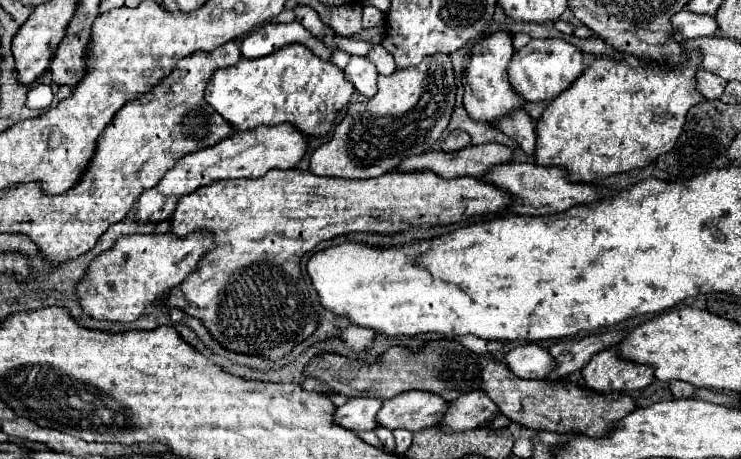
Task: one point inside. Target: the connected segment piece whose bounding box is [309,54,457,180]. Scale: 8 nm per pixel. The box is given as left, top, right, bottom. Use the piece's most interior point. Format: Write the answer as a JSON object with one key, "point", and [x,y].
{"point":[412,107]}

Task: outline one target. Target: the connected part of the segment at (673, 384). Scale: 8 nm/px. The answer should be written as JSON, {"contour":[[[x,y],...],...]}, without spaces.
{"contour":[[[671,380],[669,382],[669,388],[671,388],[671,392],[675,394],[675,398],[689,398],[697,388],[691,388],[689,384],[685,384],[685,382],[681,382],[681,380]]]}

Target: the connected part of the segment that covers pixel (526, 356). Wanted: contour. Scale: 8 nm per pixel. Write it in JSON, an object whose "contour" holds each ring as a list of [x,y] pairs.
{"contour":[[[525,344],[513,348],[505,356],[505,362],[513,370],[513,374],[527,380],[545,380],[547,374],[551,374],[557,366],[555,358],[539,344]]]}

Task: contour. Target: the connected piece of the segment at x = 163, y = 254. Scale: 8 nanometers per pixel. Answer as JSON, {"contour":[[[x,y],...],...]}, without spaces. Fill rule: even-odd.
{"contour":[[[209,230],[193,232],[191,236],[177,238],[167,234],[135,234],[123,236],[119,242],[103,252],[99,260],[91,262],[91,270],[77,286],[77,294],[85,314],[113,322],[133,322],[143,316],[145,308],[157,302],[173,286],[179,286],[191,272],[199,268],[199,262],[207,250],[215,244],[215,236]]]}

